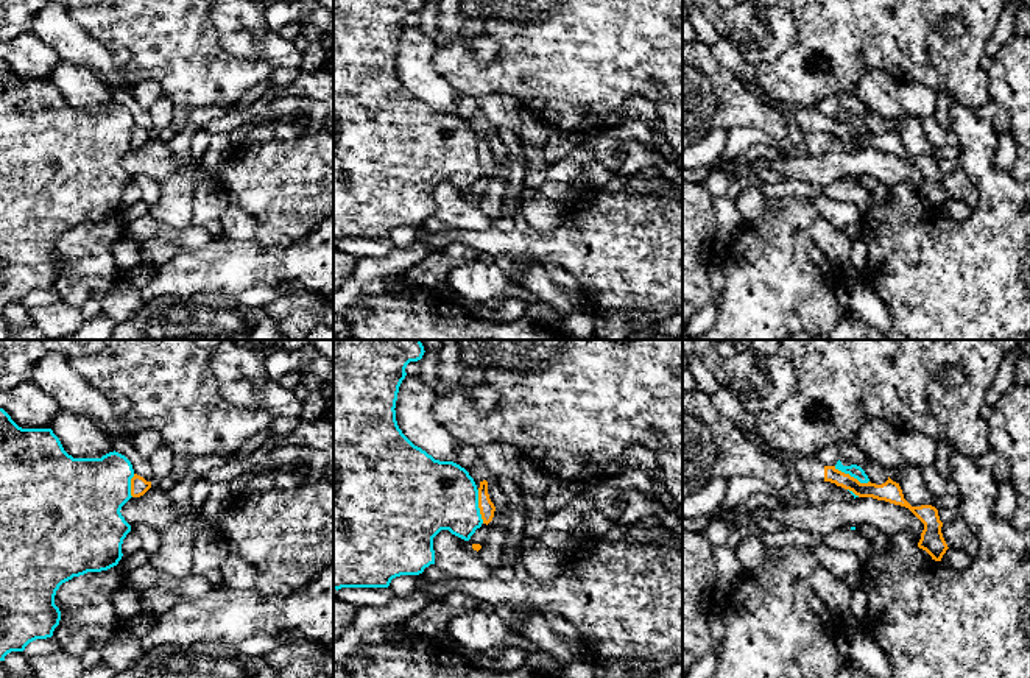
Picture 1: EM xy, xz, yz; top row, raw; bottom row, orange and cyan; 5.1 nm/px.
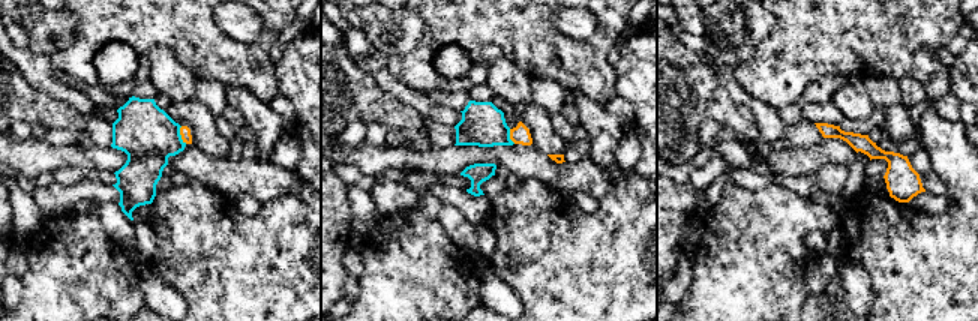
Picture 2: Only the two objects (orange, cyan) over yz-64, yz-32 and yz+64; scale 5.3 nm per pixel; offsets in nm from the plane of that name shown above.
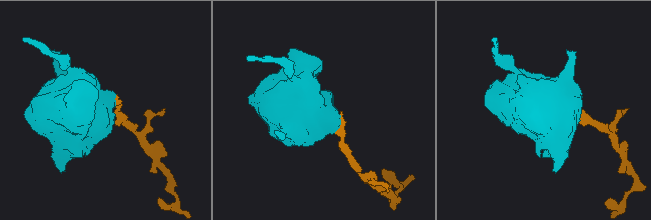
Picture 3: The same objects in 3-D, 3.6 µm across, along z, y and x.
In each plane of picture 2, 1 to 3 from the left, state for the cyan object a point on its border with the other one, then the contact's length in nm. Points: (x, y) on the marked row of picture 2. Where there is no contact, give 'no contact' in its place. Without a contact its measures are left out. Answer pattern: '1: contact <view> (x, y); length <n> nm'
1: contact yz-64 (180, 134); length 100 nm
2: contact yz-32 (510, 137); length 90 nm
3: no contact

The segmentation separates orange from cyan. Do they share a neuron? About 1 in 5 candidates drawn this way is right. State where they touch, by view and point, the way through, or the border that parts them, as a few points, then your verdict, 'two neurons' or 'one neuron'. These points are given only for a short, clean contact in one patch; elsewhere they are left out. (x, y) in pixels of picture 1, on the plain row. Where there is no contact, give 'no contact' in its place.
contact yz (850, 127); border yz (834, 117), (860, 133), (868, 133); two neurons

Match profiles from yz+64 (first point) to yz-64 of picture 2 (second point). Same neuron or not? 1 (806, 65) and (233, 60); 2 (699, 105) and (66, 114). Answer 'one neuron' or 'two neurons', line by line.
1: one neuron
2: one neuron

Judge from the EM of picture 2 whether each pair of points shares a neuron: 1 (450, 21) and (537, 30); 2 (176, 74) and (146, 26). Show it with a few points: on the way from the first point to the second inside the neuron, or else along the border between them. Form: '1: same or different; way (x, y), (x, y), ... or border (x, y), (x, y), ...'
1: same; way (471, 21), (516, 21)
2: different; border (146, 54), (153, 47), (164, 45), (185, 68)

